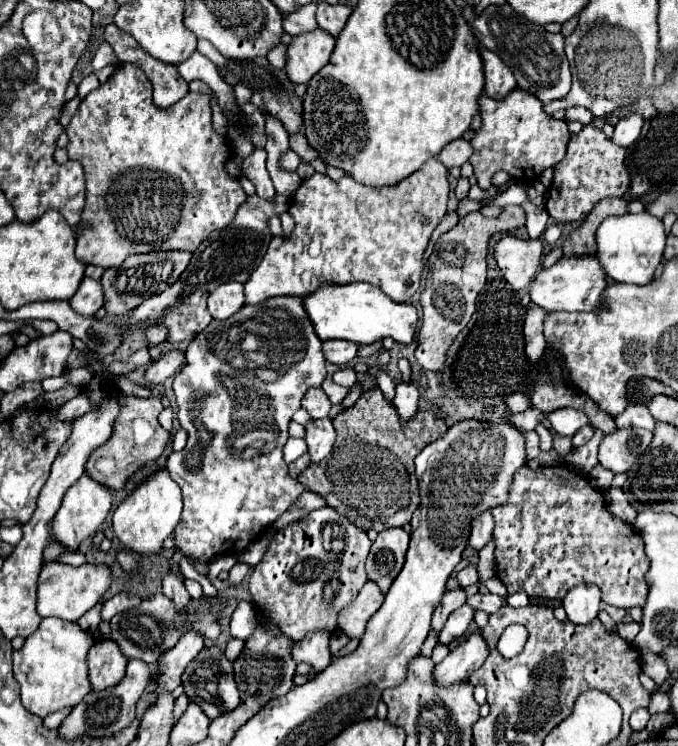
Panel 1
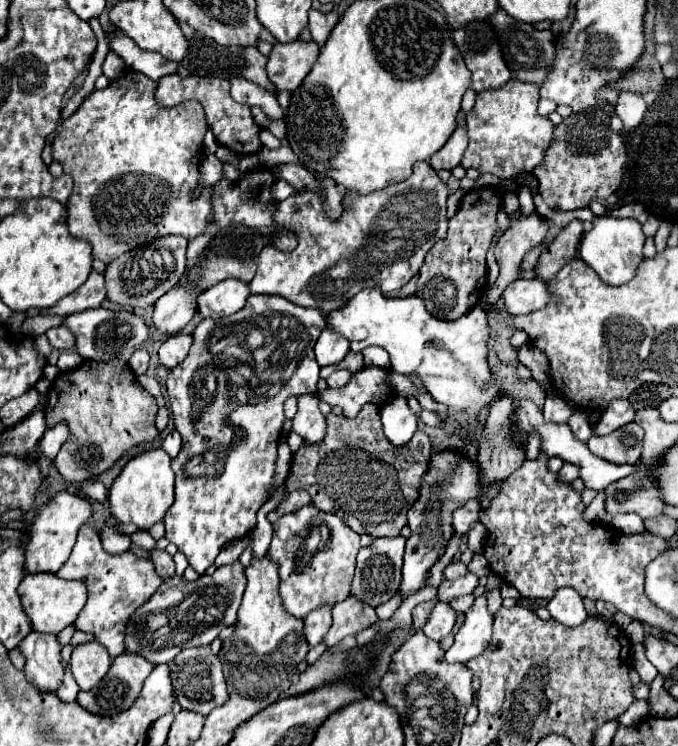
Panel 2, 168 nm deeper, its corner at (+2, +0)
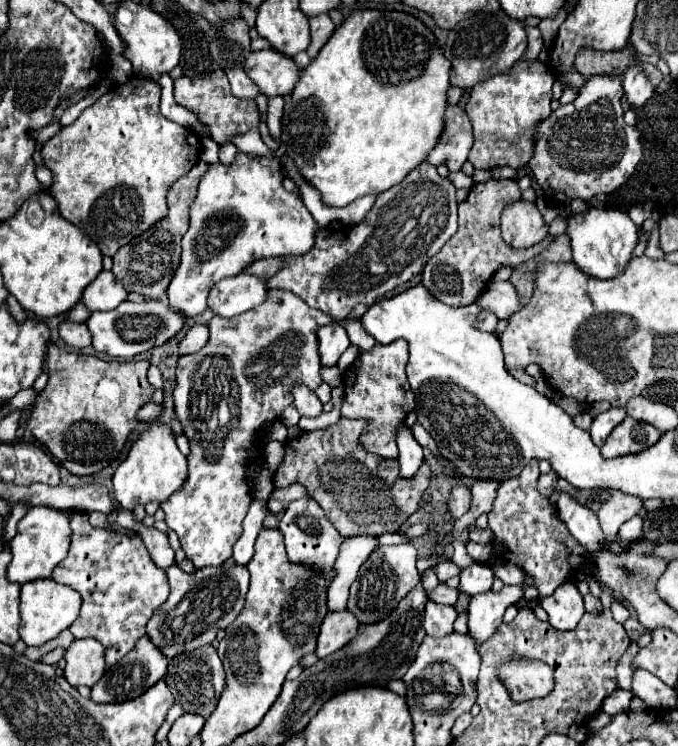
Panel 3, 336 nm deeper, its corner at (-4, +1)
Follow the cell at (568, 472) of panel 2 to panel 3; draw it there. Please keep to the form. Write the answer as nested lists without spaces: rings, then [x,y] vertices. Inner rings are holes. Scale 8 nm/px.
[[[549,471],[547,475],[541,475],[541,477],[539,477],[539,493],[541,493],[543,497],[549,497],[549,495],[551,495],[553,485],[555,485],[555,479],[557,479],[557,475],[555,475],[553,471]]]

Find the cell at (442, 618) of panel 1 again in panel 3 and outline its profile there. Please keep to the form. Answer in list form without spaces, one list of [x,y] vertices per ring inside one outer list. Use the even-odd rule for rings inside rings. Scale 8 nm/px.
[[[473,563],[465,569],[461,569],[461,585],[459,589],[469,593],[471,597],[477,593],[485,593],[491,589],[491,583],[495,579],[495,573],[485,563]]]

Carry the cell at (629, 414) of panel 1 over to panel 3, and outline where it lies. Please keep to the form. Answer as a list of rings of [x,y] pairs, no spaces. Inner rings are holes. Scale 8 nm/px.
[[[611,407],[609,411],[597,415],[597,417],[593,419],[593,423],[591,423],[591,429],[589,429],[593,443],[595,443],[597,447],[601,447],[601,445],[605,443],[605,439],[609,437],[609,433],[625,419],[625,415],[627,415],[627,413],[625,413],[625,409],[621,409],[621,407]]]

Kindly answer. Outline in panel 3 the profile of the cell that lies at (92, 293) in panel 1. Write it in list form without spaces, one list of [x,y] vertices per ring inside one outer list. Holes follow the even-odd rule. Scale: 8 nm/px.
[[[101,271],[83,293],[83,303],[91,311],[111,311],[127,299],[127,289],[113,277],[111,271]]]

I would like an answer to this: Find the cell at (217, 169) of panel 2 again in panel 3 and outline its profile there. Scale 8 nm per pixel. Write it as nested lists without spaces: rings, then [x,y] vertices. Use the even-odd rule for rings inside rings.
[[[199,161],[189,171],[189,175],[177,179],[167,193],[167,215],[161,221],[157,221],[153,229],[147,229],[145,233],[141,233],[141,237],[135,237],[113,255],[113,275],[119,281],[123,281],[129,293],[141,293],[147,299],[161,299],[167,291],[167,285],[175,273],[177,259],[181,255],[181,239],[189,229],[189,205],[195,199],[197,183],[201,175],[207,171],[207,167],[207,163]]]

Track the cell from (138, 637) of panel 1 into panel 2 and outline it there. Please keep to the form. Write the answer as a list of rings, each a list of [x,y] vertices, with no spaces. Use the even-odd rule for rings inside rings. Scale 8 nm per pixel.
[[[235,562],[221,566],[213,576],[203,574],[195,582],[185,582],[179,576],[165,580],[159,590],[131,616],[125,630],[125,648],[153,664],[171,662],[181,650],[211,644],[219,632],[237,620],[241,596],[245,592],[245,568]]]

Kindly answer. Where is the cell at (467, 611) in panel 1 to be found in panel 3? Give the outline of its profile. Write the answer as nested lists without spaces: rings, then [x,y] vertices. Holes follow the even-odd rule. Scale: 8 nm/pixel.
[[[427,601],[425,615],[423,615],[423,627],[425,627],[427,635],[431,635],[431,637],[445,637],[445,635],[449,635],[453,631],[455,619],[457,619],[455,607]]]

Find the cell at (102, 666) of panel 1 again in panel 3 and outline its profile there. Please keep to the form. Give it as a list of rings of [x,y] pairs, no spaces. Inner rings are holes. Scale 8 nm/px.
[[[75,639],[63,653],[63,675],[69,685],[93,687],[105,671],[103,645],[97,639]]]

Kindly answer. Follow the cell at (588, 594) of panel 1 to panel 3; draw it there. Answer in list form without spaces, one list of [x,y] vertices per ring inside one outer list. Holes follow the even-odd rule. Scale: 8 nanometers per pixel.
[[[565,583],[555,589],[553,595],[541,599],[541,607],[549,615],[549,623],[557,631],[569,631],[575,629],[581,621],[585,609],[583,609],[583,597],[577,591],[575,583]]]

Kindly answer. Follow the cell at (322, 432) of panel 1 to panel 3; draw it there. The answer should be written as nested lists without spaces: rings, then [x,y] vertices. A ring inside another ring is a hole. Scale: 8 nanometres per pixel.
[[[295,385],[291,389],[291,395],[293,395],[293,405],[297,407],[297,411],[301,415],[307,415],[307,417],[315,417],[321,413],[323,405],[319,401],[319,397],[305,385]]]

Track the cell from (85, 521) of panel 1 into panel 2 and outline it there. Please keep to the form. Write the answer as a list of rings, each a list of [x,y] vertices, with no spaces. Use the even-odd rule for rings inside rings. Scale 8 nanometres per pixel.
[[[57,492],[35,516],[31,530],[29,530],[29,544],[25,550],[25,568],[29,574],[35,572],[57,572],[69,558],[77,532],[83,524],[89,522],[93,516],[93,506],[85,496],[69,494],[69,492]]]

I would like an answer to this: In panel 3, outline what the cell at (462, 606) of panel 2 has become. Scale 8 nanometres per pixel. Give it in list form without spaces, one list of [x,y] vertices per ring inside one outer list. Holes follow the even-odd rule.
[[[439,583],[427,597],[429,597],[431,601],[435,601],[435,603],[455,605],[455,601],[457,601],[457,589],[451,589],[451,587],[447,587],[445,583]]]

